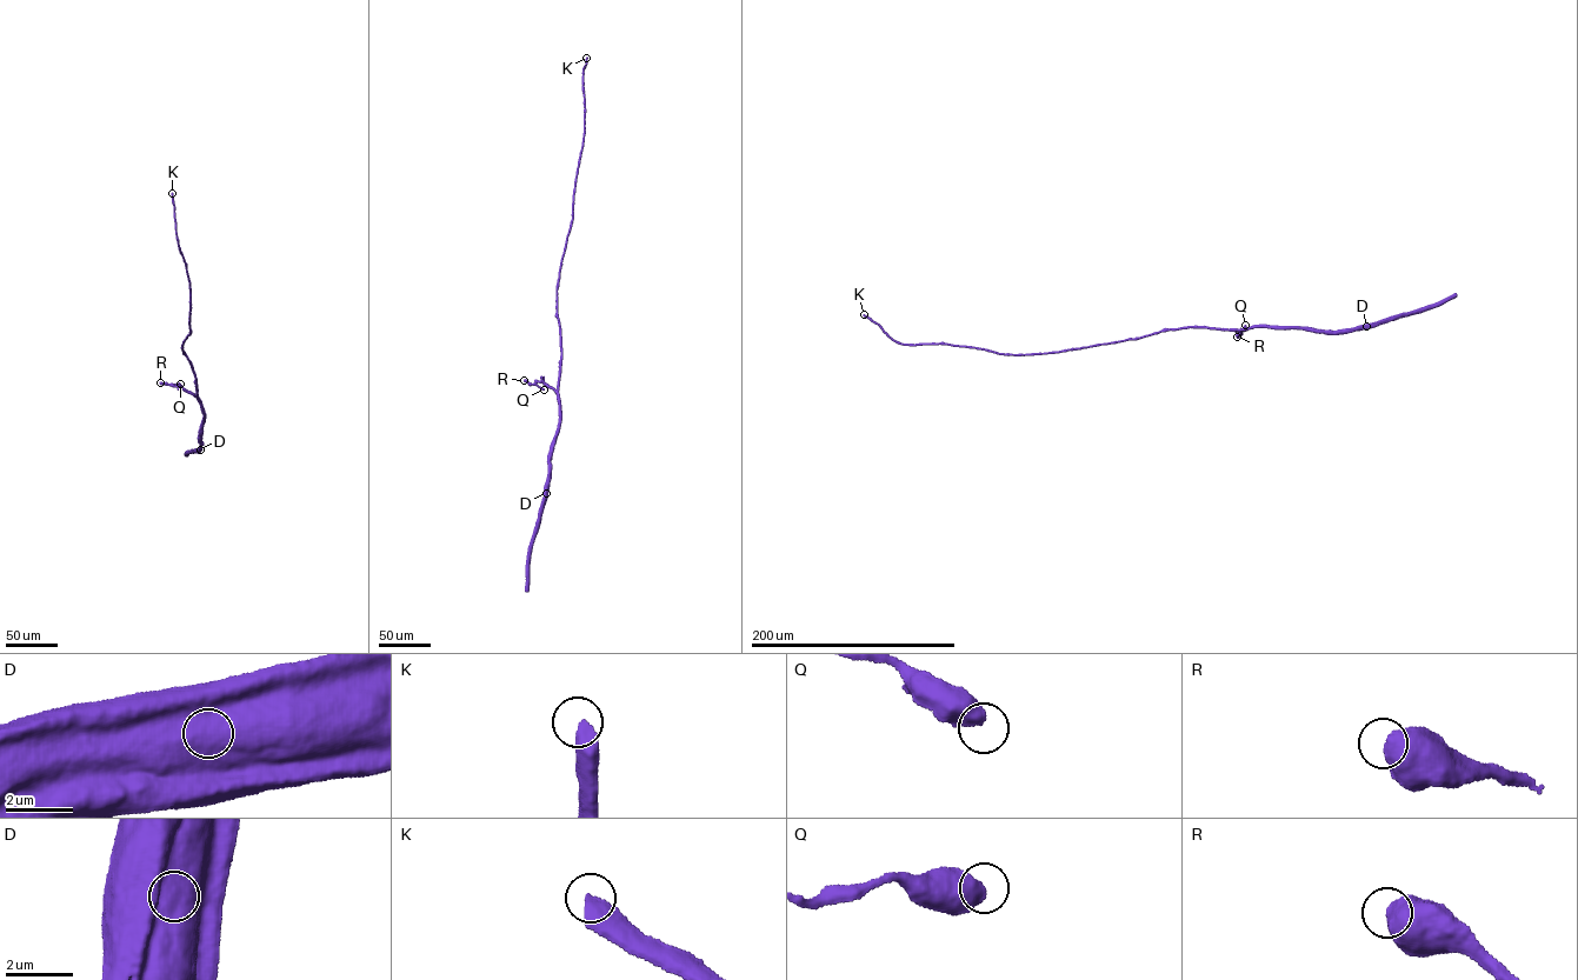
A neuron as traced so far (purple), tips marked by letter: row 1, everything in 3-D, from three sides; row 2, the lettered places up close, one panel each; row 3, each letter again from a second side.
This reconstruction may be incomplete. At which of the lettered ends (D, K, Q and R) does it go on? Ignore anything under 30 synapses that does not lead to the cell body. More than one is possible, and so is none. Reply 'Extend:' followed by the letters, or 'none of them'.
Extend: K

